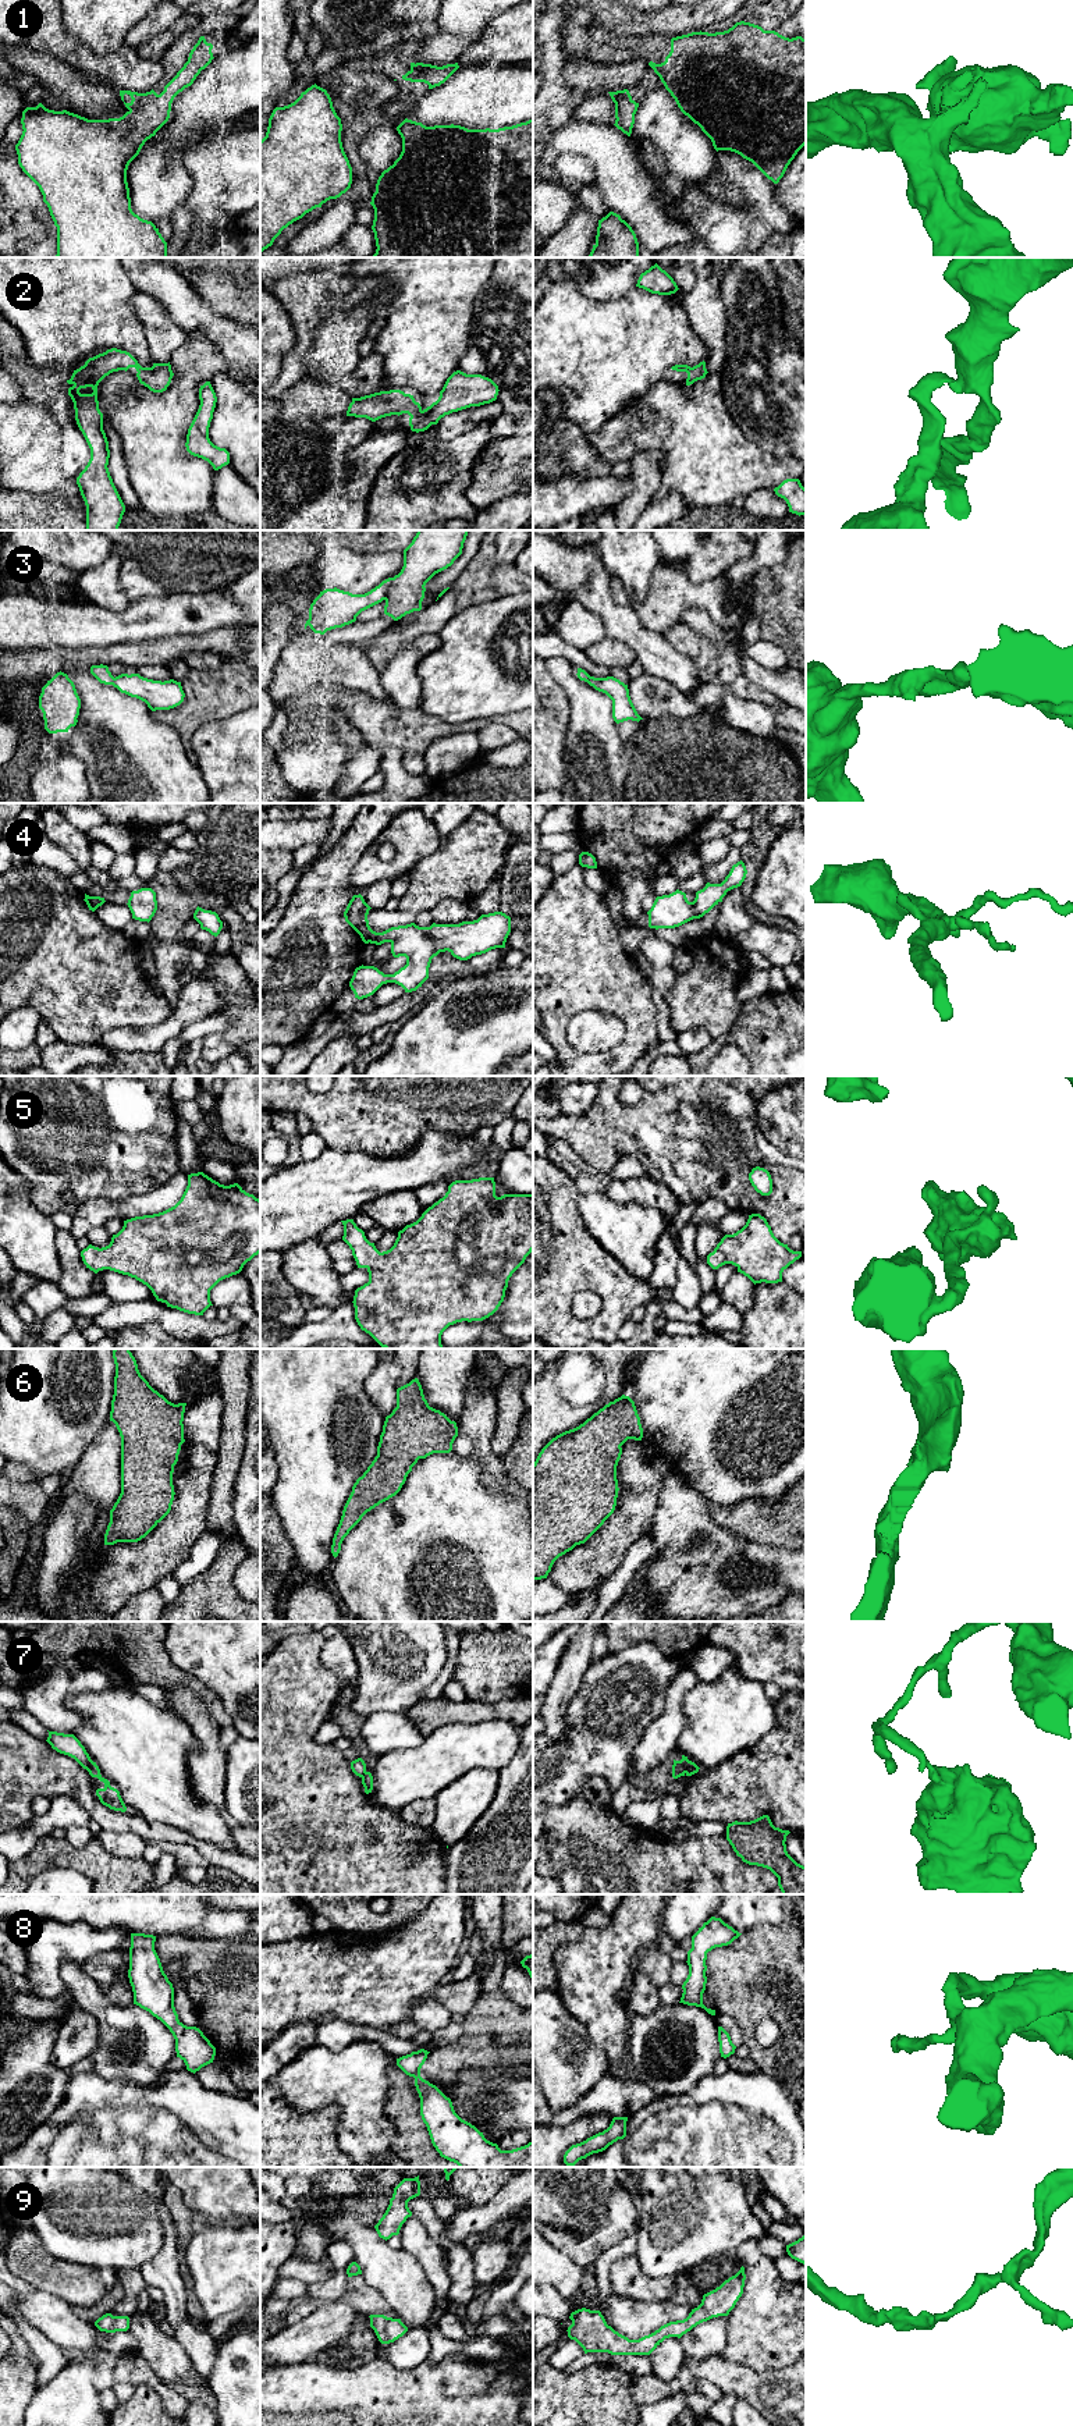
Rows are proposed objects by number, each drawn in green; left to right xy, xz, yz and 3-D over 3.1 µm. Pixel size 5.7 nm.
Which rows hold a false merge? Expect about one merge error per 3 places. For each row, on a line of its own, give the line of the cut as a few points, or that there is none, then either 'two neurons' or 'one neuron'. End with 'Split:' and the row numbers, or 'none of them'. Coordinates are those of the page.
1: cut none; one neuron
2: cut none; one neuron
3: cut xz (394, 578), (384, 599); two neurons
4: cut none; one neuron
5: cut none; one neuron
6: cut none; one neuron
7: cut yz (690, 1761), (685, 1772); two neurons
8: cut none; one neuron
9: cut none; one neuron
Split: 3, 7

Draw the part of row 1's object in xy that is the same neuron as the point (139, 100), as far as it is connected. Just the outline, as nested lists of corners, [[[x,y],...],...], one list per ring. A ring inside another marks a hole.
[[[200,36],[189,53],[188,61],[177,75],[157,95],[153,89],[146,93],[120,90],[121,100],[128,111],[120,118],[88,120],[67,110],[54,111],[42,103],[26,107],[22,111],[22,135],[15,145],[18,164],[22,171],[39,187],[43,202],[57,227],[56,257],[167,257],[167,242],[159,228],[141,219],[131,209],[127,170],[129,163],[139,154],[148,139],[168,121],[174,97],[191,86],[213,57],[213,45]]]

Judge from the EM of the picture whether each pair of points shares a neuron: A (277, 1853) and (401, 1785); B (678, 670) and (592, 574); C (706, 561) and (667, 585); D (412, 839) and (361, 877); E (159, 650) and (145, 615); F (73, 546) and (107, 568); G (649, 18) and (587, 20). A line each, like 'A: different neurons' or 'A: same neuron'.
A: different neurons
B: same neuron
C: different neurons
D: same neuron
E: different neurons
F: different neurons
G: different neurons

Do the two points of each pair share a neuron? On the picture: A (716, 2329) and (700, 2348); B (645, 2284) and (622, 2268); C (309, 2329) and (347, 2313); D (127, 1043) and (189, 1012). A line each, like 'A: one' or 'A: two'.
A: one
B: one
C: one
D: one

